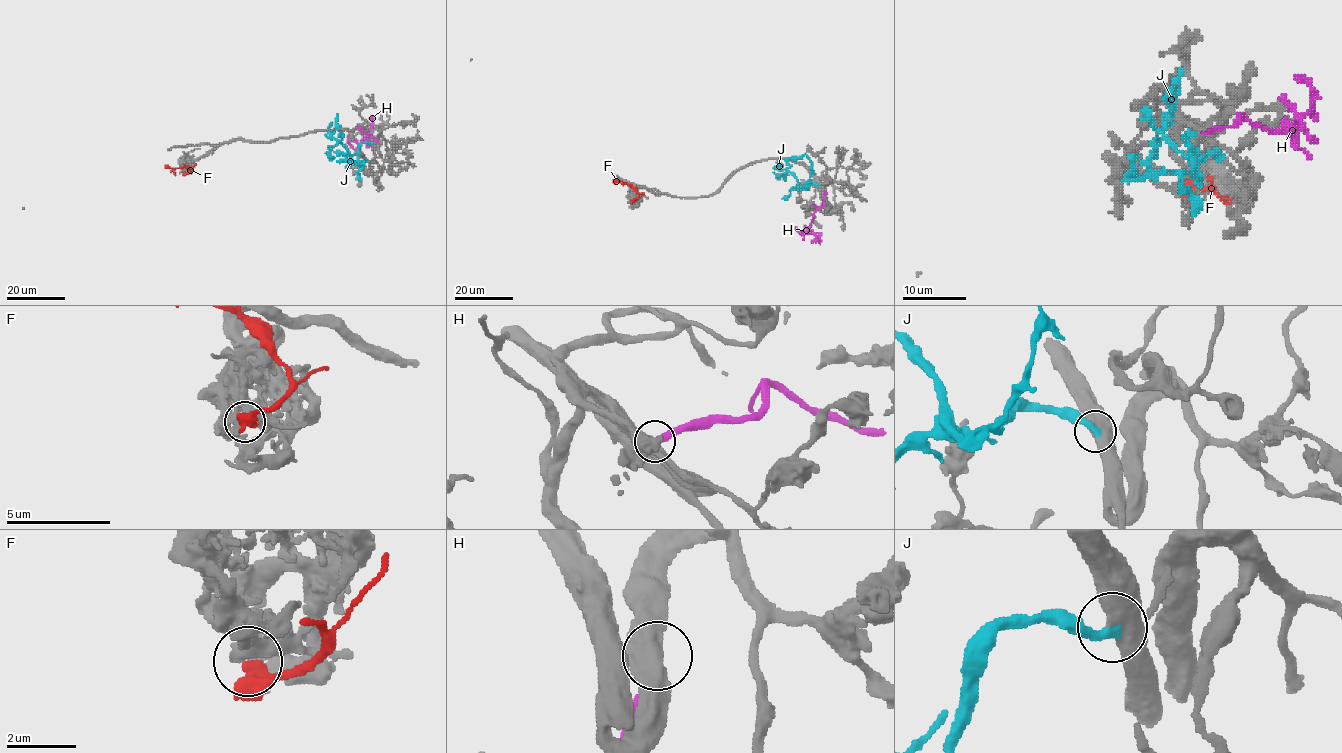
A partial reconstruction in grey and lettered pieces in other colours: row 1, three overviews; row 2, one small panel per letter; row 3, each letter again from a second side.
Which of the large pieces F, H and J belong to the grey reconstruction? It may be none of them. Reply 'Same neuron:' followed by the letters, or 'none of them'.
Same neuron: J

